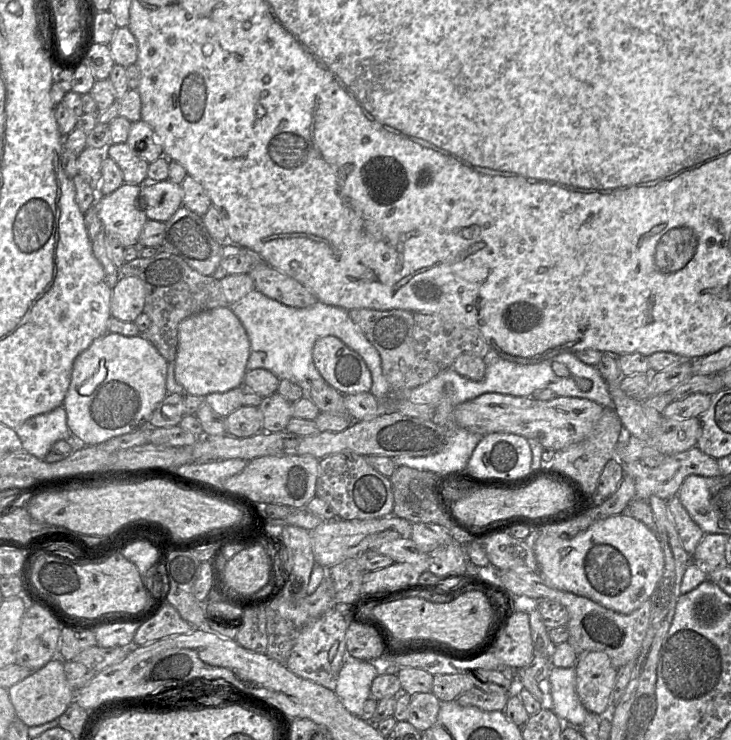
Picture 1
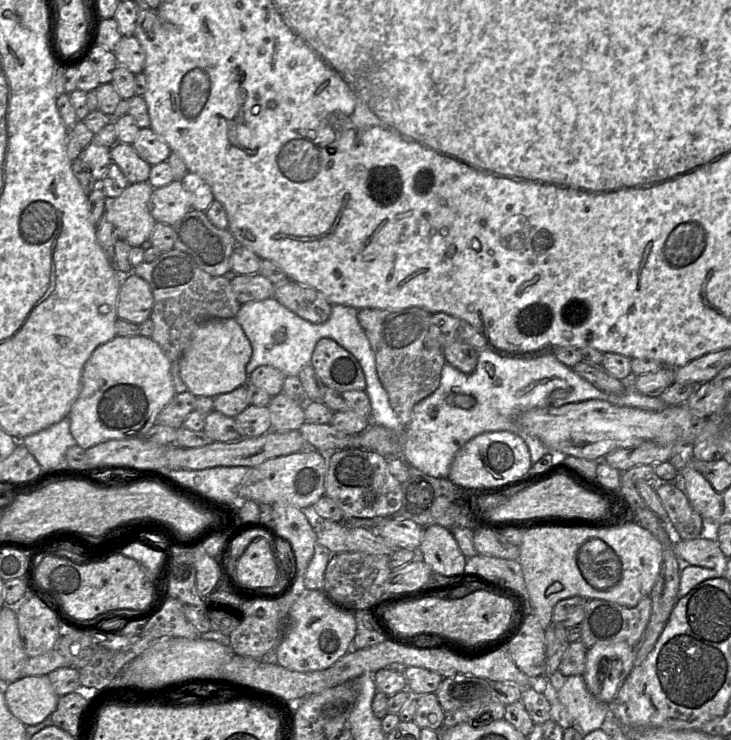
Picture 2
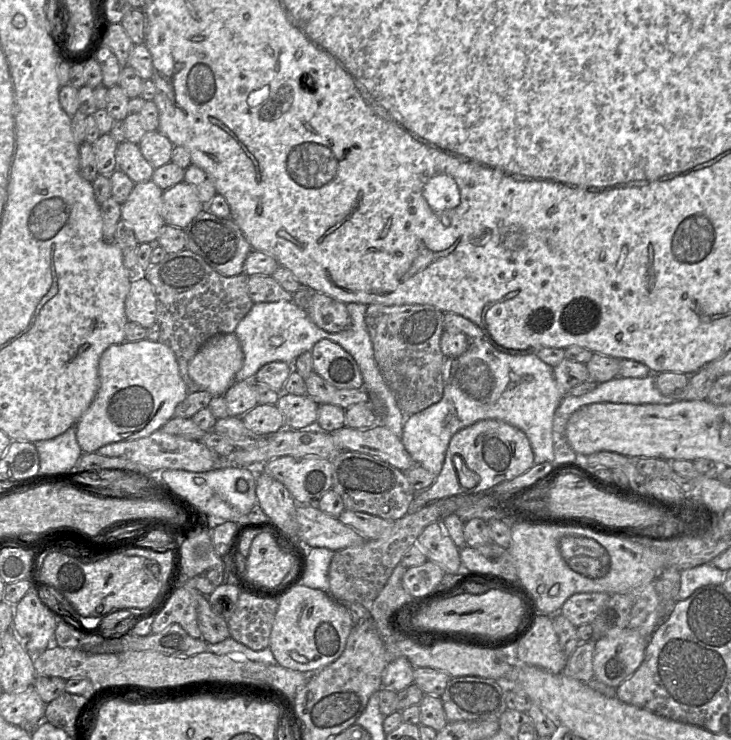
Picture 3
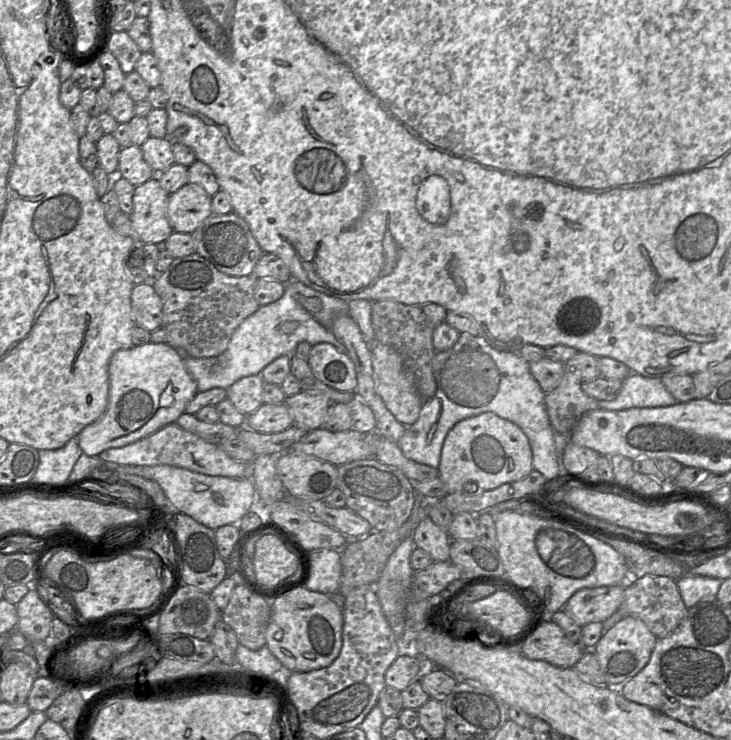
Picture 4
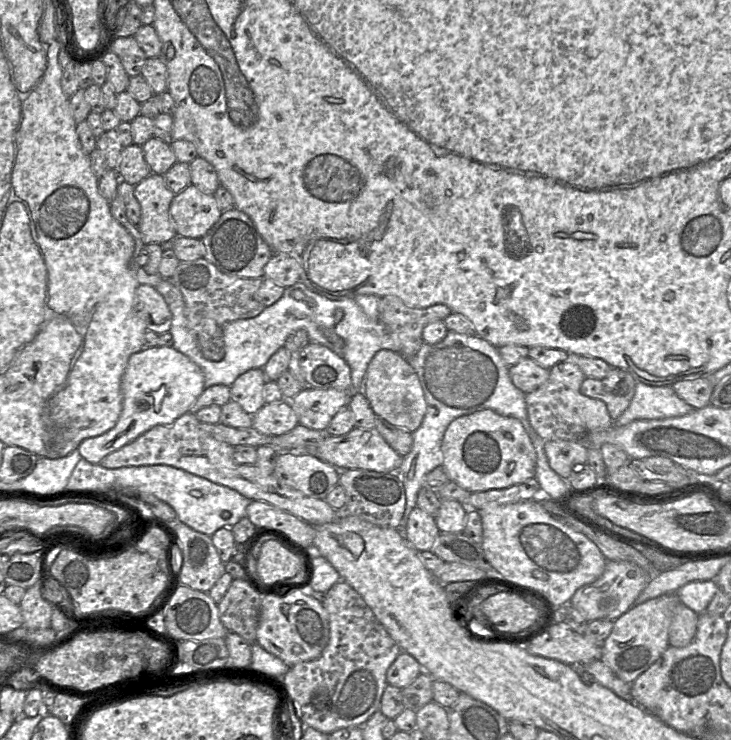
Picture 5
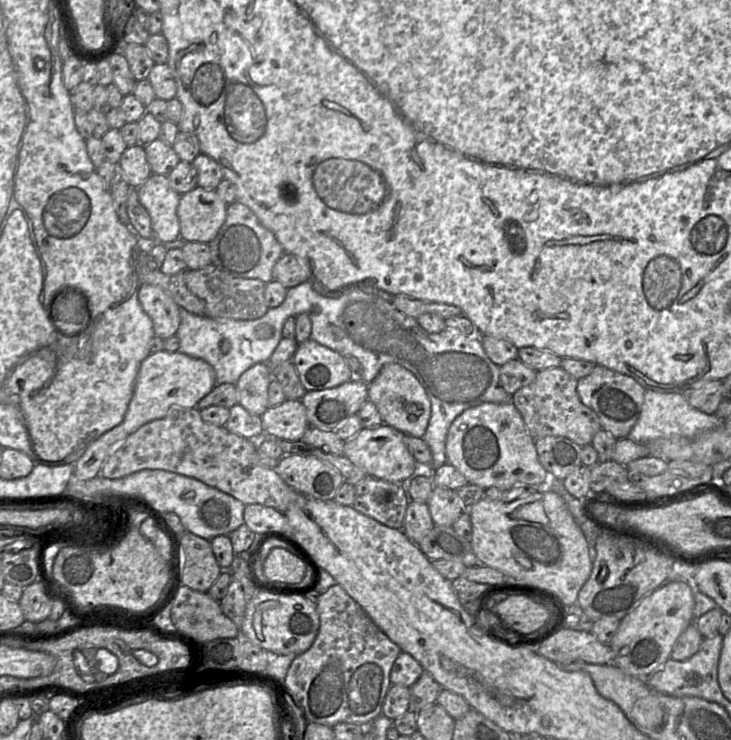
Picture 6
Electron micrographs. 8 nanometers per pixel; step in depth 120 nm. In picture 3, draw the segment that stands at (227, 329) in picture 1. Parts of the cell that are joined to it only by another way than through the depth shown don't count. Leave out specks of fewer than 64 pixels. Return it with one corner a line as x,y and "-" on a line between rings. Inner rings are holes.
218,334
207,340
188,362
190,378
202,390
221,396
235,382
244,355
237,336

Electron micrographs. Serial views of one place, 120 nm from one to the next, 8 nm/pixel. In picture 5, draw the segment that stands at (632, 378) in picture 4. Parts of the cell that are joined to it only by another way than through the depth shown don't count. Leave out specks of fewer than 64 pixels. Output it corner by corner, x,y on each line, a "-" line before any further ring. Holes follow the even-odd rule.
636,382
635,394
630,405
614,423
623,426
635,420
681,417
693,409
671,386
649,386

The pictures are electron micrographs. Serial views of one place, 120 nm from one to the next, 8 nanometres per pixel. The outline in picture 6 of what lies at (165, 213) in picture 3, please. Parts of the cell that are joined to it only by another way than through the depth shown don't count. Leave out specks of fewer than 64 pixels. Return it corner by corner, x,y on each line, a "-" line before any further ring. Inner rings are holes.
196,186
182,194
177,208
179,238
185,242
211,242
226,219
228,205
216,190

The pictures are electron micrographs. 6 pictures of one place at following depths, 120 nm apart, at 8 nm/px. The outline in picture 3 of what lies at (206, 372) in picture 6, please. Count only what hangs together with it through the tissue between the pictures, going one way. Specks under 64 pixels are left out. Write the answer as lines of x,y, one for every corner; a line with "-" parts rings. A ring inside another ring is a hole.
147,338
111,345
102,353
99,360
99,388
75,425
77,442
83,453
92,453
109,443
149,436
174,416
176,406
187,394
187,386
179,373
177,357
167,345

